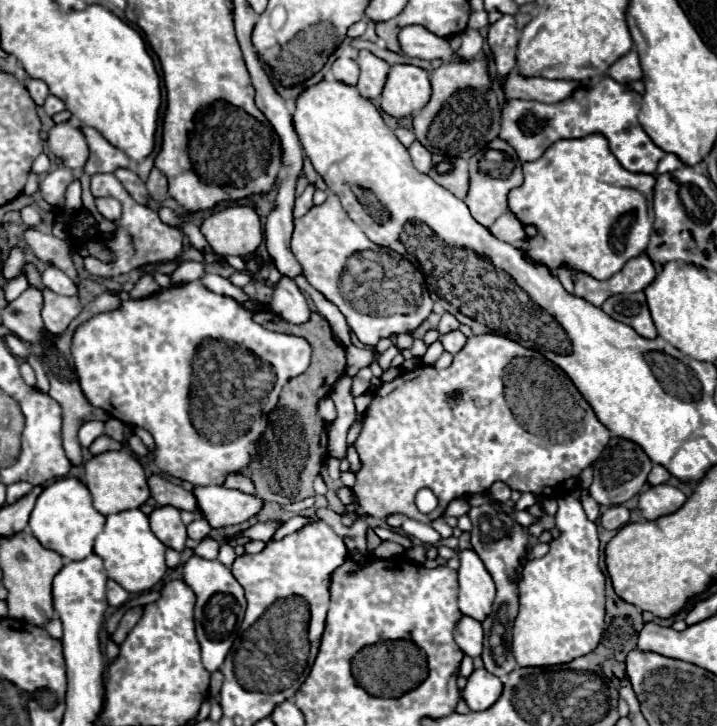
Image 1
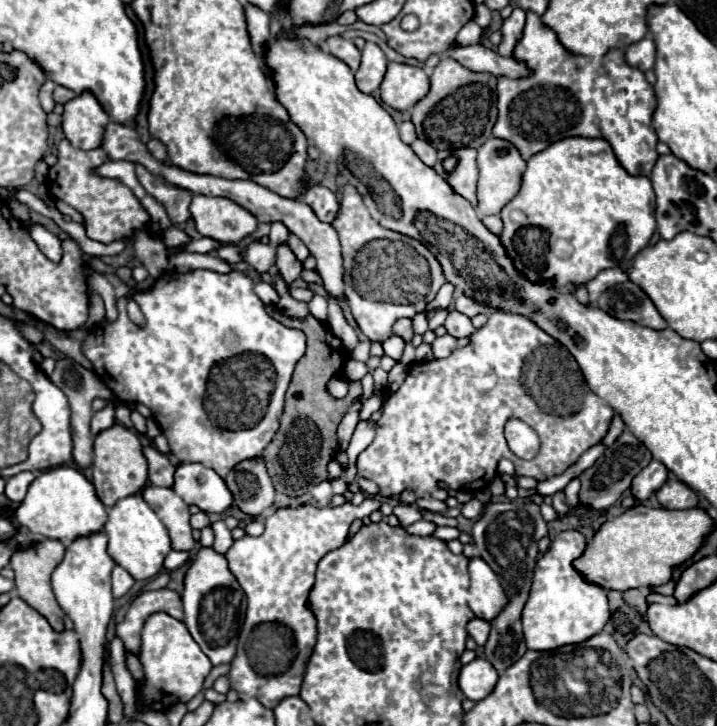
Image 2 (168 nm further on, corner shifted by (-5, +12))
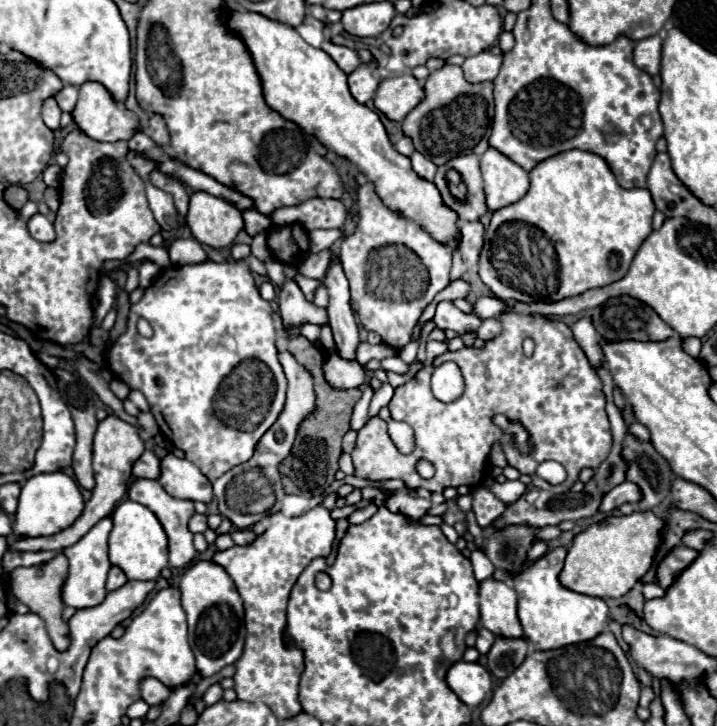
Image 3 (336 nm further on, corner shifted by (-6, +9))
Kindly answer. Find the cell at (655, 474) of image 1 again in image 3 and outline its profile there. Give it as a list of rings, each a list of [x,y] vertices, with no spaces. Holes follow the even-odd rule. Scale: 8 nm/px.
[[[624,481],[622,485],[616,485],[608,495],[604,495],[600,511],[612,511],[622,503],[640,503],[640,499],[640,487],[636,487],[636,483]]]

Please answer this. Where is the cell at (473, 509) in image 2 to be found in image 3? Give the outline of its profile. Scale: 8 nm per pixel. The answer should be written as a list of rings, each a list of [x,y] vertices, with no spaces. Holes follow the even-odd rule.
[[[480,487],[472,493],[472,511],[476,515],[476,521],[480,527],[488,527],[496,517],[504,513],[504,503],[498,501],[488,489]]]

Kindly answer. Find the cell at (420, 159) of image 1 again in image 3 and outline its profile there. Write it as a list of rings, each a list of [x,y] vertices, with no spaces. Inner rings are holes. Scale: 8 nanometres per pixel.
[[[414,151],[412,157],[410,157],[410,161],[412,161],[414,171],[416,171],[420,177],[424,177],[424,179],[428,179],[428,181],[434,179],[434,173],[436,173],[438,167],[436,167],[428,157],[424,157],[424,155],[420,155],[418,151]]]

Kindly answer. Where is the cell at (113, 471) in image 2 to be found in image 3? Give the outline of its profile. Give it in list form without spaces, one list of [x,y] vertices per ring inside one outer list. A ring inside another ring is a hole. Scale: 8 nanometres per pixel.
[[[108,415],[102,423],[98,423],[98,431],[94,435],[94,477],[96,477],[96,487],[92,489],[92,497],[86,503],[84,513],[76,523],[56,535],[50,537],[22,537],[14,541],[8,551],[64,551],[66,547],[74,545],[80,537],[84,537],[100,519],[112,513],[112,509],[118,505],[118,501],[126,495],[130,479],[132,479],[132,463],[140,459],[144,453],[144,441],[140,439],[136,427],[128,425],[126,421]]]

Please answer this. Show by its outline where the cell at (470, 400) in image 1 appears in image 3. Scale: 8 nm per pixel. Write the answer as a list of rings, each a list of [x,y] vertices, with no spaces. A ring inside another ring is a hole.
[[[502,313],[500,323],[502,333],[486,341],[482,349],[464,347],[454,353],[446,351],[436,357],[431,366],[418,371],[412,381],[394,391],[394,399],[388,409],[392,419],[404,421],[414,429],[416,447],[408,455],[400,453],[388,435],[386,423],[380,417],[372,417],[366,427],[358,431],[358,441],[352,451],[354,475],[368,481],[400,479],[408,491],[422,487],[430,493],[442,493],[446,487],[478,487],[486,475],[492,445],[500,443],[508,463],[520,473],[528,473],[534,487],[550,493],[566,493],[584,467],[596,469],[608,457],[612,433],[606,415],[602,381],[590,365],[586,353],[576,343],[570,327],[560,319],[520,313]],[[526,337],[530,337],[536,345],[532,357],[522,353],[522,341]],[[446,361],[460,365],[466,383],[462,397],[452,403],[438,401],[431,389],[434,368]],[[498,413],[508,419],[522,421],[532,441],[530,455],[520,455],[512,447],[510,437],[494,425],[492,419]],[[420,459],[434,465],[436,473],[432,479],[422,479],[416,471],[416,463]],[[546,459],[558,461],[566,469],[568,477],[564,483],[550,485],[548,481],[536,477],[536,467]]]

